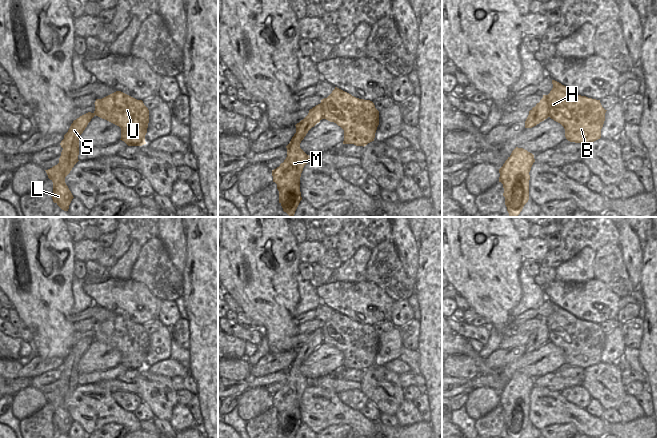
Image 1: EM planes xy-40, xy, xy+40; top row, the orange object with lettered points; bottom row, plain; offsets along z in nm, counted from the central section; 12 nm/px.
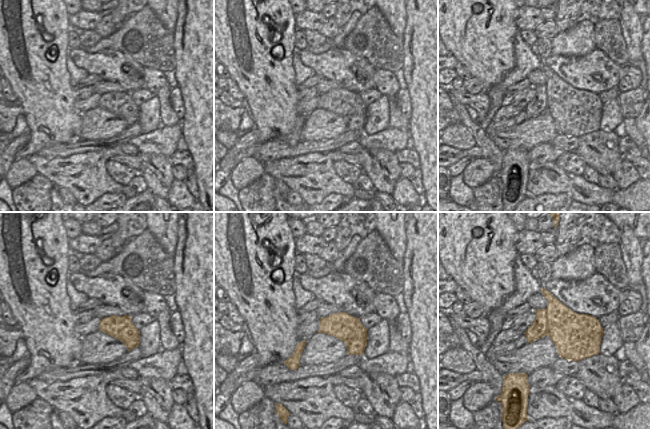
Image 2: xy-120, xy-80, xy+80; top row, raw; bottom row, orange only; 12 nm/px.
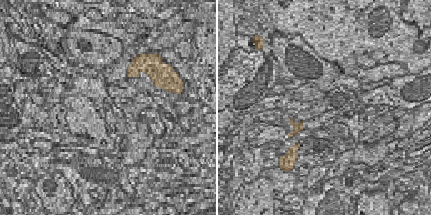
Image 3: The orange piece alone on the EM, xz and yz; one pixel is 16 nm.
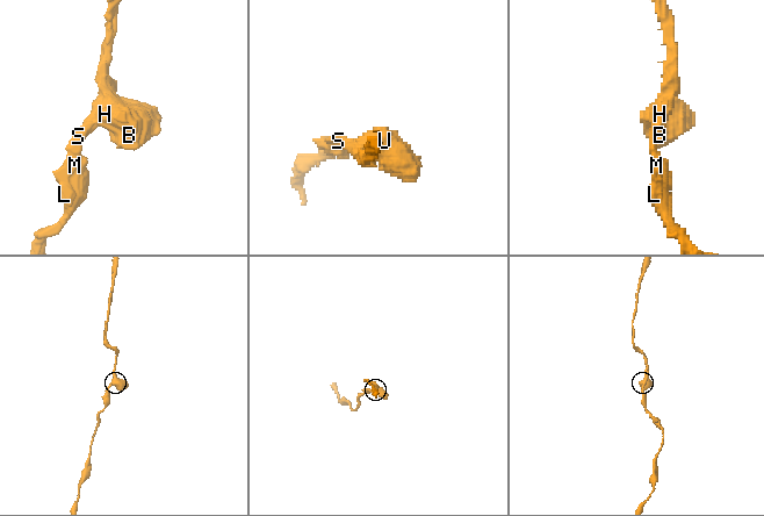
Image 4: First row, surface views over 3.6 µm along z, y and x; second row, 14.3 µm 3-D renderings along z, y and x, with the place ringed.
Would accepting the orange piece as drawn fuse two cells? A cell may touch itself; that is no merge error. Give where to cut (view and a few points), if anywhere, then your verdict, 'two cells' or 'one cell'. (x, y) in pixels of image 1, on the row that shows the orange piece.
cut none; one cell

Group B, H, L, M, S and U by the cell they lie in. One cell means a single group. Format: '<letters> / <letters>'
B H L M S U

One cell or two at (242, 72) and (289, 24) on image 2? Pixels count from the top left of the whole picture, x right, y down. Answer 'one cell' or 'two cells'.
one cell

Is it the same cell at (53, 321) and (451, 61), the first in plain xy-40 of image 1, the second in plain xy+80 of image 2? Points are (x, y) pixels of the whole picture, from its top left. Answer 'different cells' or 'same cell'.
different cells

